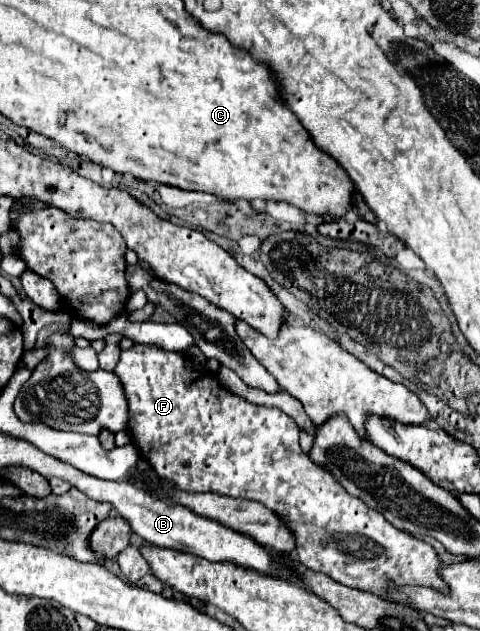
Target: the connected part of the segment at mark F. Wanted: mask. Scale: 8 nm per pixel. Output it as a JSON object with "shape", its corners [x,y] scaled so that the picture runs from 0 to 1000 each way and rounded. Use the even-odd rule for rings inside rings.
{"shape":[[[281,545],[277,552],[269,555],[256,555],[252,558],[252,571],[248,577],[240,580],[235,586],[256,615],[260,615],[260,624],[265,624],[265,637],[269,637],[269,685],[273,685],[273,694],[277,700],[285,704],[290,710],[290,719],[310,729],[319,735],[319,745],[327,748],[327,754],[335,758],[356,758],[356,764],[365,764],[365,770],[373,770],[377,777],[385,780],[448,780],[448,783],[460,783],[460,786],[485,786],[485,789],[515,789],[515,792],[531,792],[531,796],[544,796],[552,799],[556,805],[565,805],[569,811],[577,811],[594,827],[598,834],[615,843],[615,853],[619,853],[619,881],[623,881],[623,891],[652,903],[652,906],[669,906],[669,910],[681,910],[685,916],[694,916],[698,922],[715,926],[715,929],[727,929],[727,932],[744,932],[744,935],[765,935],[790,948],[798,948],[798,938],[806,938],[815,929],[810,922],[823,929],[823,932],[835,932],[835,929],[898,929],[902,935],[910,935],[915,941],[931,941],[935,938],[935,929],[927,926],[927,919],[915,913],[915,884],[906,878],[906,872],[881,859],[881,856],[869,856],[865,849],[848,846],[848,843],[835,843],[827,840],[815,827],[806,827],[798,821],[798,815],[790,815],[785,808],[773,808],[765,805],[765,799],[731,783],[723,783],[715,777],[715,770],[706,770],[706,764],[698,764],[698,758],[690,758],[690,751],[681,751],[681,745],[673,745],[669,739],[652,735],[652,729],[631,719],[631,713],[623,710],[623,678],[615,675],[615,669],[594,656],[585,653],[581,647],[556,647],[556,643],[531,643],[531,640],[519,640],[515,634],[506,634],[502,628],[469,618],[456,602],[452,602],[452,593],[435,590],[435,586],[390,586],[385,583],[385,567],[377,558],[352,558],[352,555],[335,555],[327,548],[310,548],[310,545]]]}

